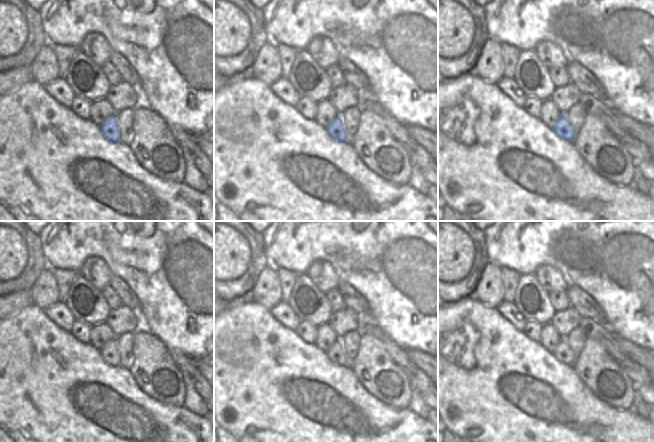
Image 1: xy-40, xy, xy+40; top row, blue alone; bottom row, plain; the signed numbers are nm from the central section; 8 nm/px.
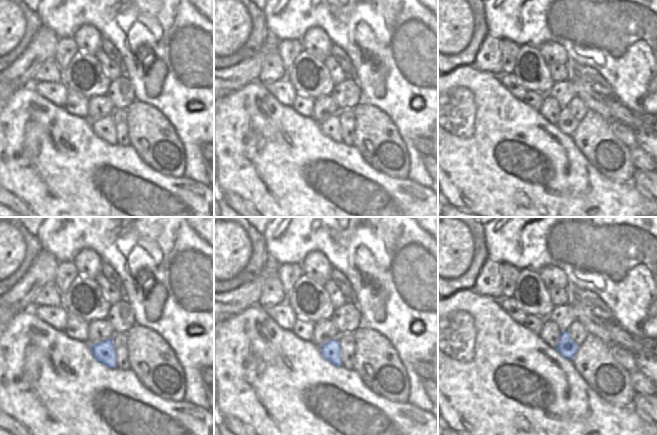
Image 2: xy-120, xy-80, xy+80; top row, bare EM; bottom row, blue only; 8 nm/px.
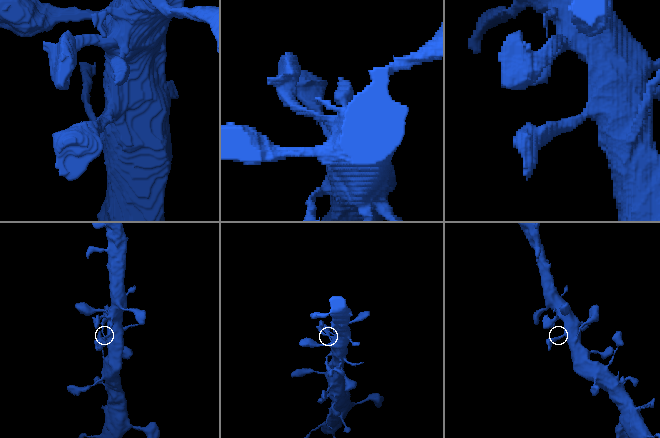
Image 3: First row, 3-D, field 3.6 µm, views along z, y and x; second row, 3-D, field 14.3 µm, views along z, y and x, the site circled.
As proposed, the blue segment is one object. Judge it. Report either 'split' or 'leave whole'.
leave whole

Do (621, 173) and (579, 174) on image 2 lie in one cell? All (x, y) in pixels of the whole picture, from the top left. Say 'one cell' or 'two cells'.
two cells

